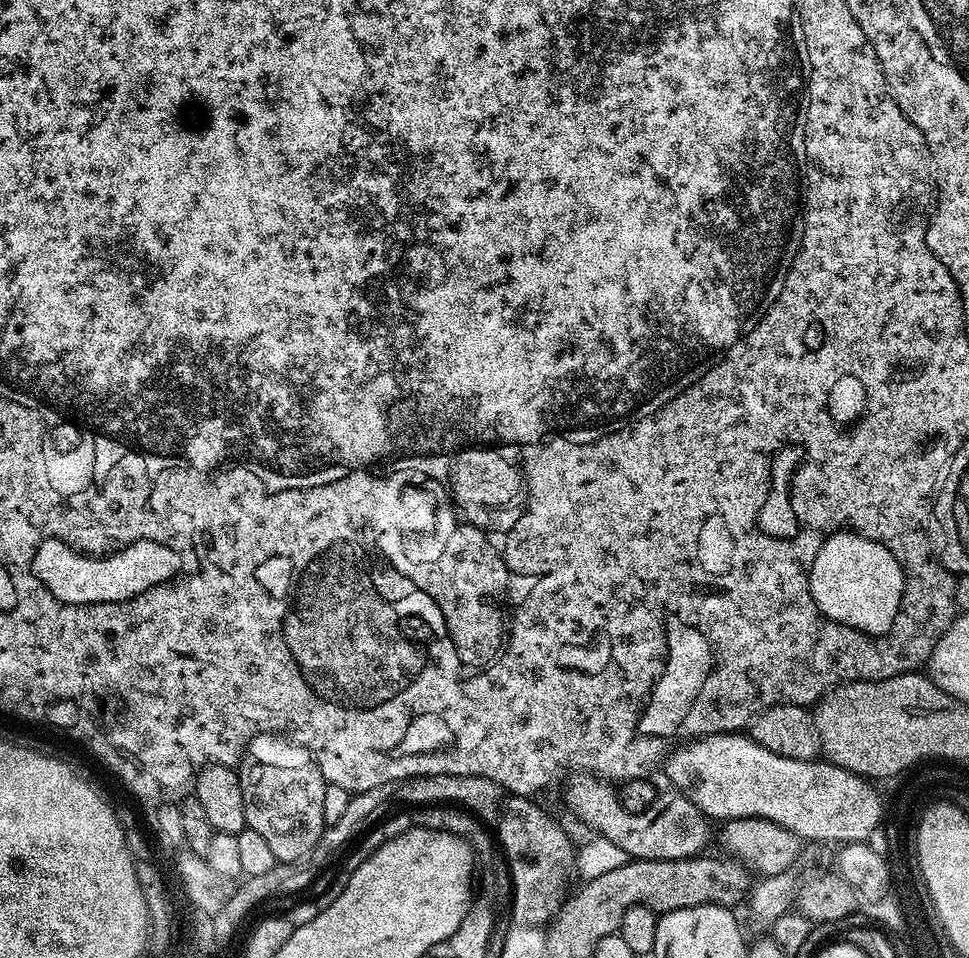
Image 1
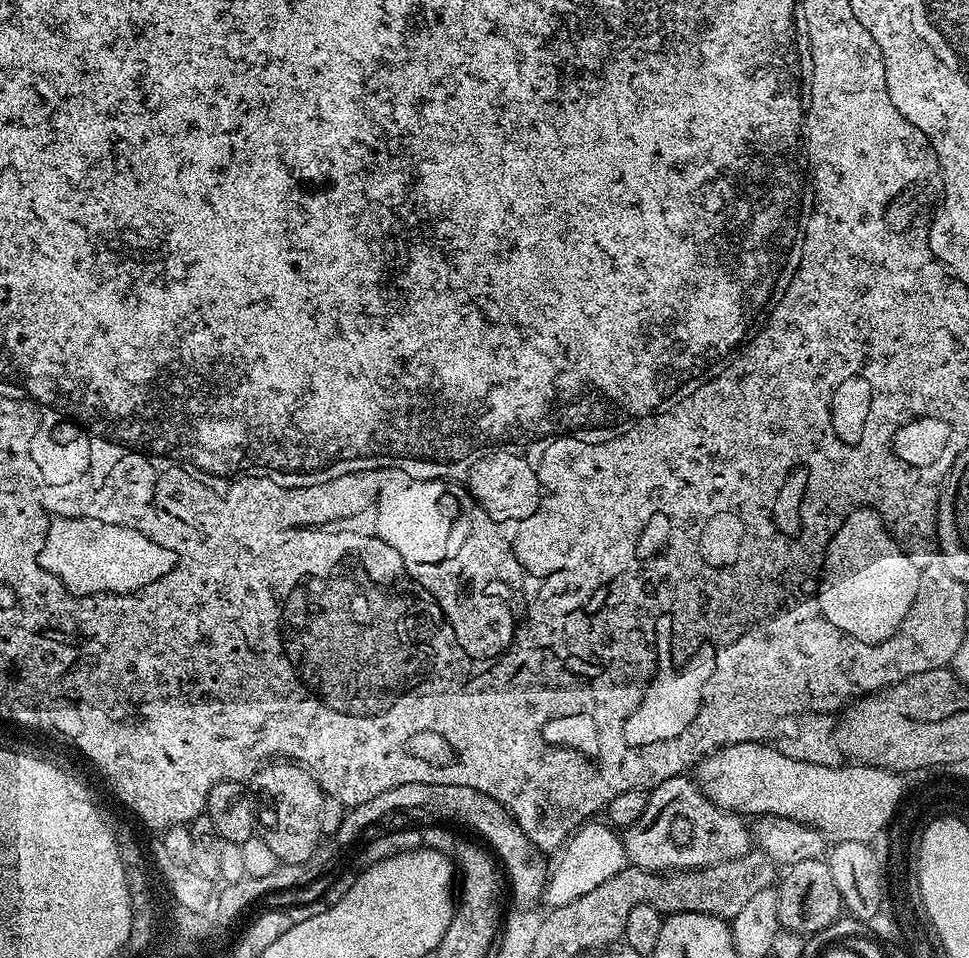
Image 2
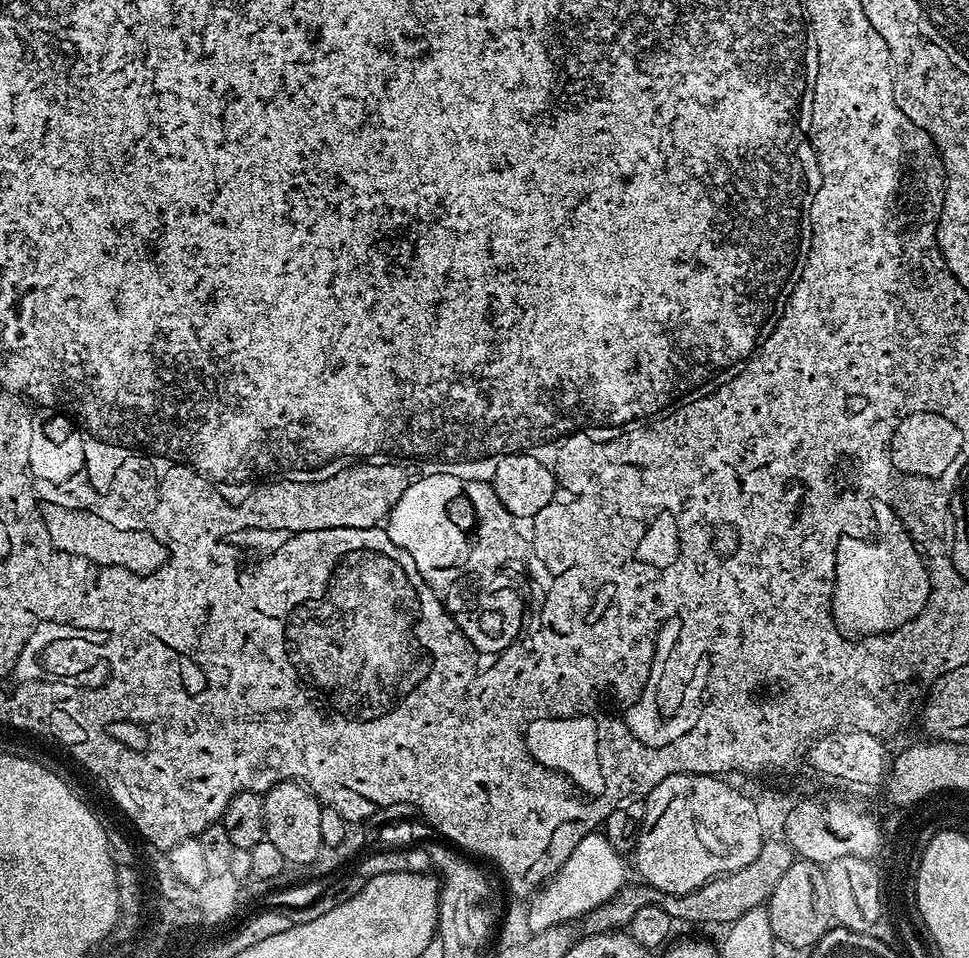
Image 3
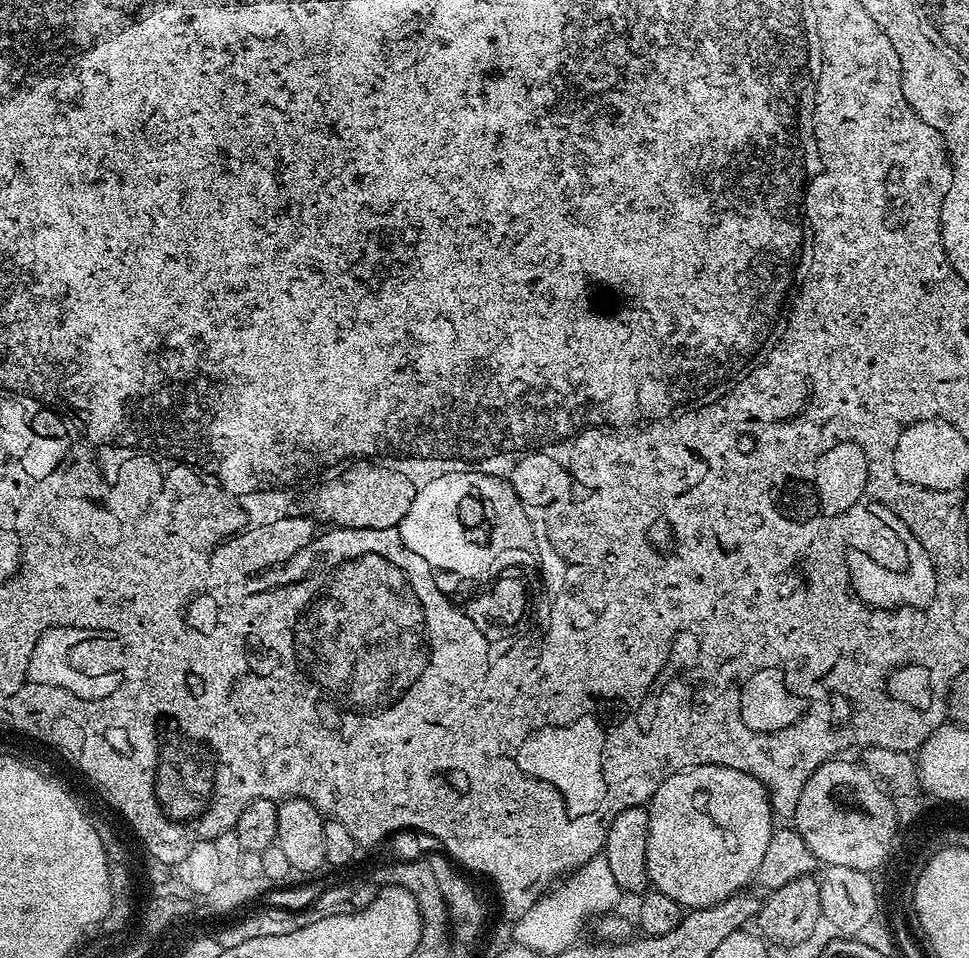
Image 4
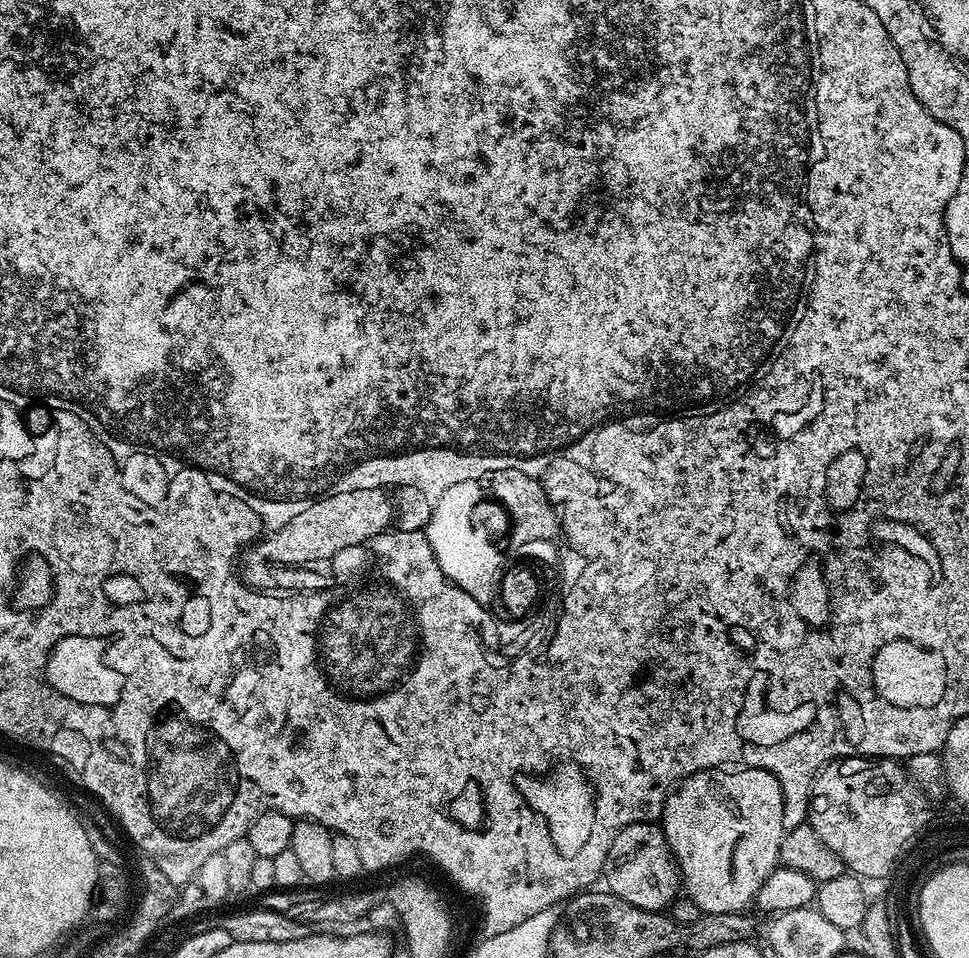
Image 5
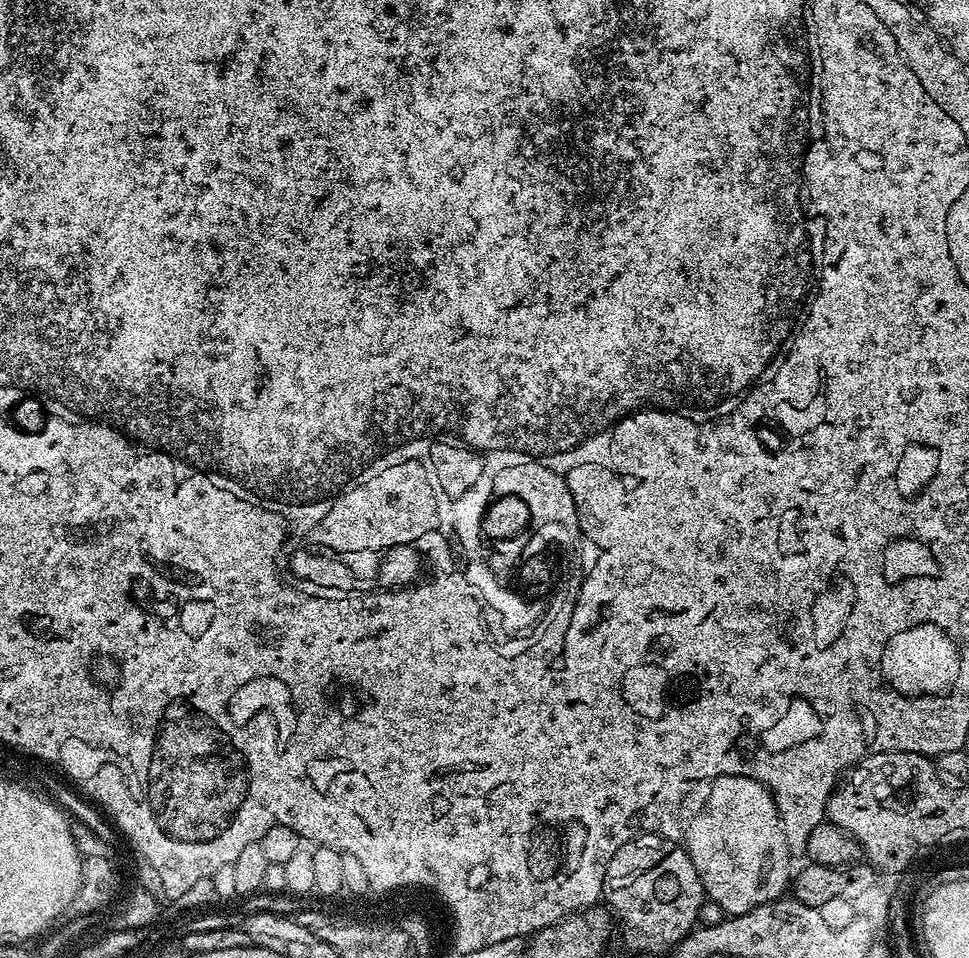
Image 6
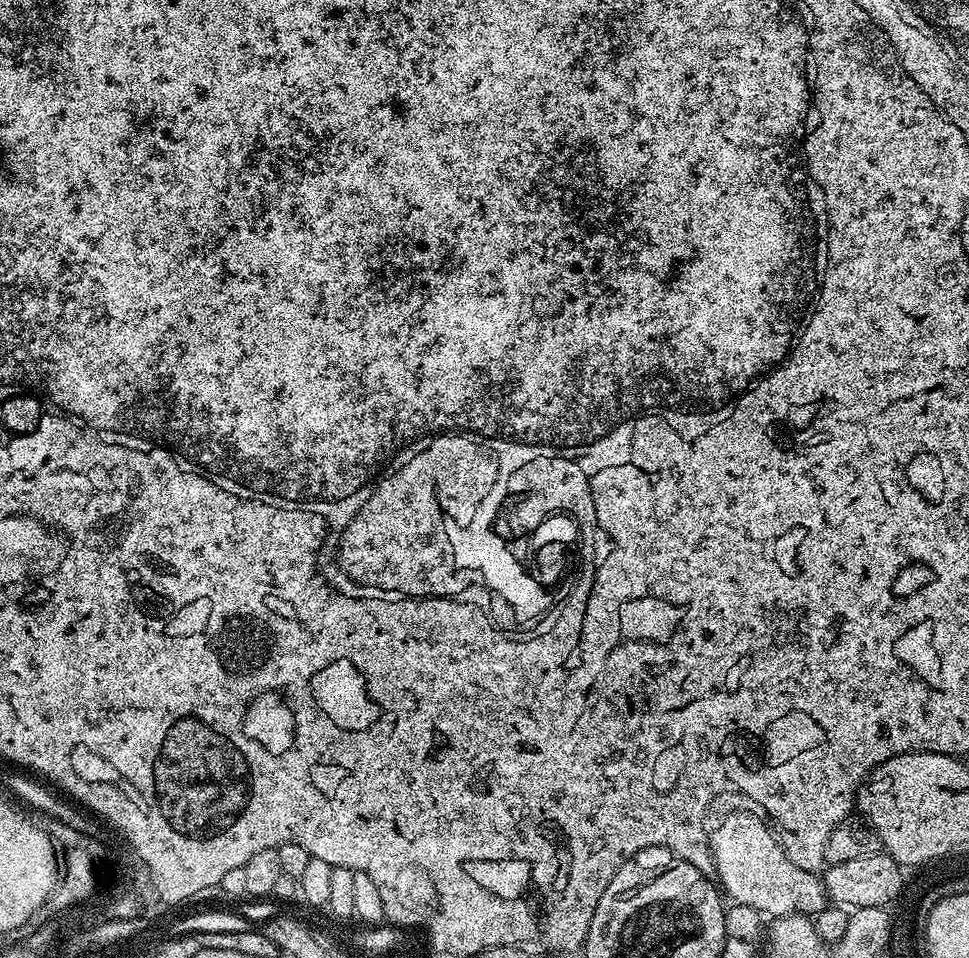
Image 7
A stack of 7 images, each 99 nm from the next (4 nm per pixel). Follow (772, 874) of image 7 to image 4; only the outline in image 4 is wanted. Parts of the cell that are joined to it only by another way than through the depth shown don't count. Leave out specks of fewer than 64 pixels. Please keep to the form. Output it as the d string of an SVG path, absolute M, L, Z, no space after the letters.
M699 764L684 768L658 786L646 807L648 837L644 869L655 891L672 898L682 909L691 910L714 907L753 883L774 831L770 793L757 776L721 764Z

